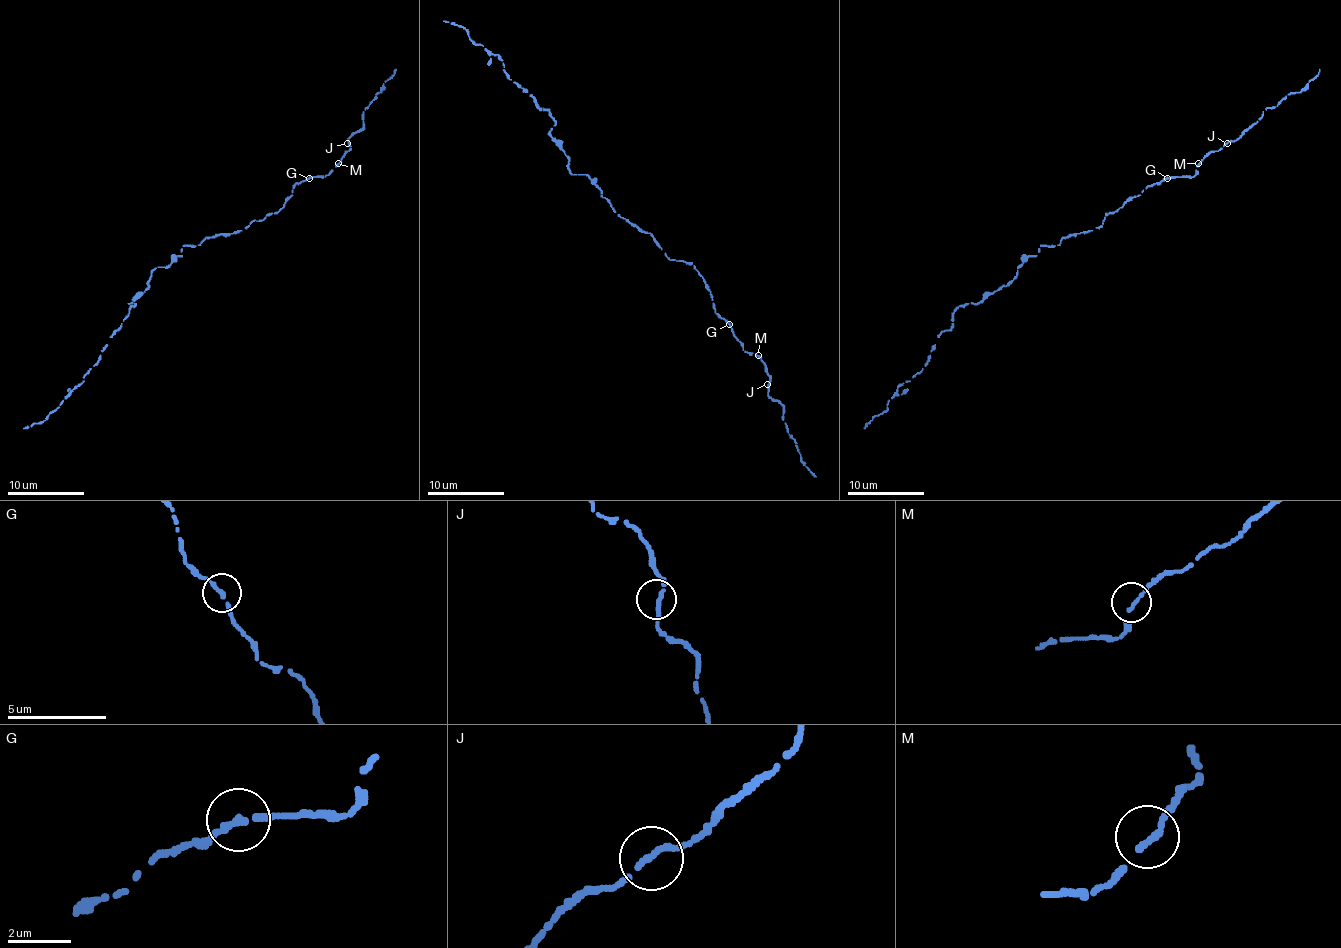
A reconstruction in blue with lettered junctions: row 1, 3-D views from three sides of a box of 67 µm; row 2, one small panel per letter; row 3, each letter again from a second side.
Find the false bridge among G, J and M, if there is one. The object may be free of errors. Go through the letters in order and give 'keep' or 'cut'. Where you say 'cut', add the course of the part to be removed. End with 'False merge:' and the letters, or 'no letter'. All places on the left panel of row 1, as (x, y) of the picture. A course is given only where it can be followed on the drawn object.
G: keep
J: keep
M: keep
False merge: no letter

